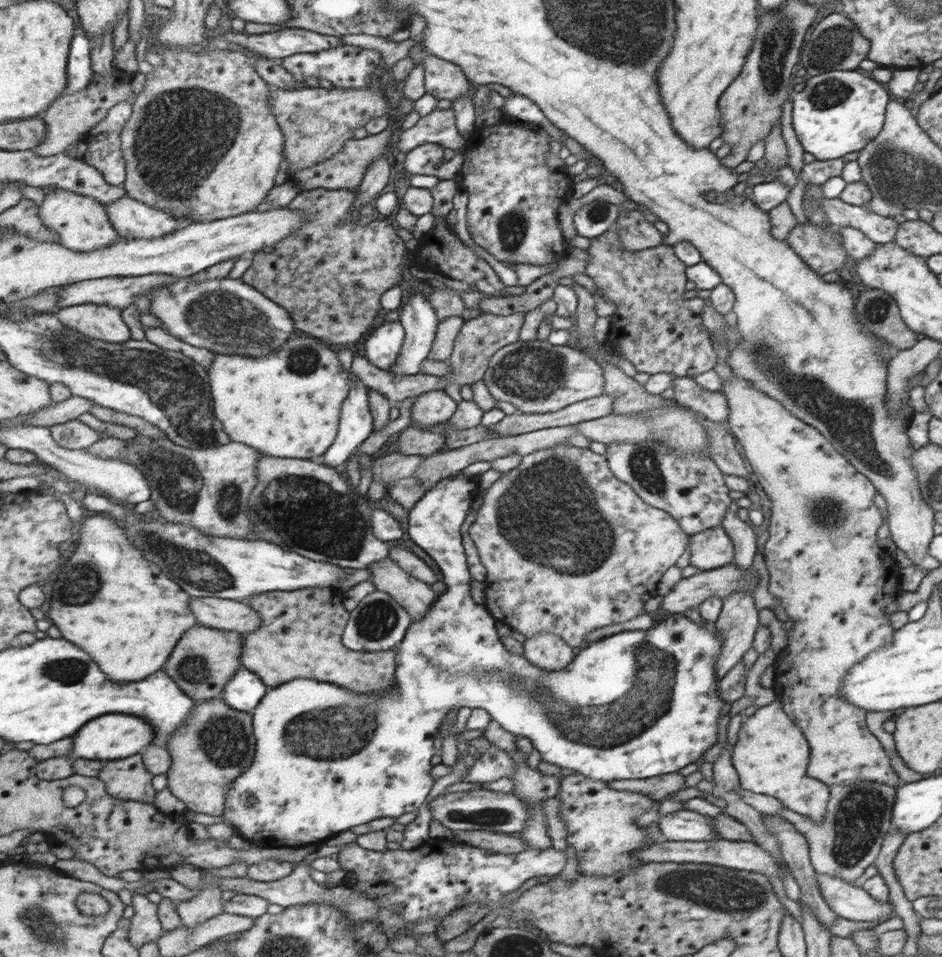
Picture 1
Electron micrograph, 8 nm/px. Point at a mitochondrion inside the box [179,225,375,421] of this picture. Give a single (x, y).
(228, 321)

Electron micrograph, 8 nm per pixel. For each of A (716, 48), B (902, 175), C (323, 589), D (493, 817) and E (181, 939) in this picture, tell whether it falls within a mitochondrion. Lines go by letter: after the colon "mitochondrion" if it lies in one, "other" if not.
A: other
B: mitochondrion
C: other
D: mitochondrion
E: other

